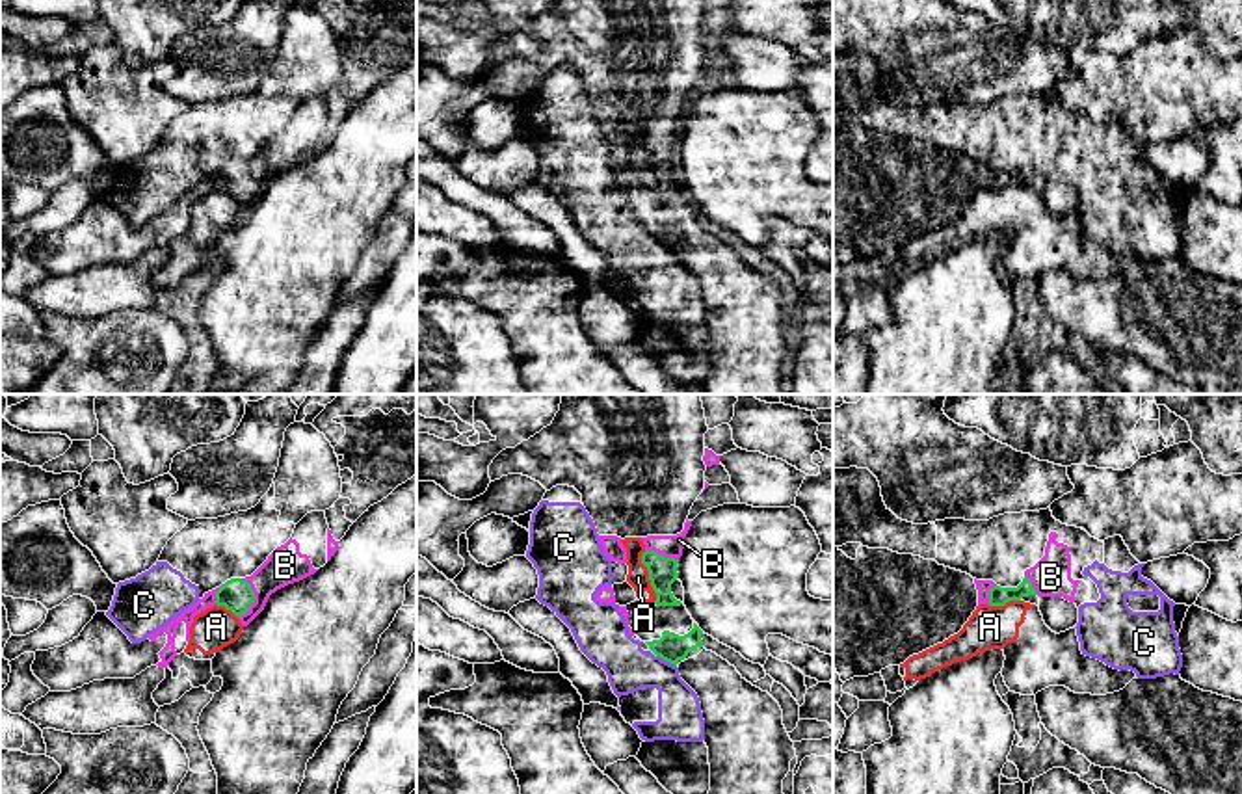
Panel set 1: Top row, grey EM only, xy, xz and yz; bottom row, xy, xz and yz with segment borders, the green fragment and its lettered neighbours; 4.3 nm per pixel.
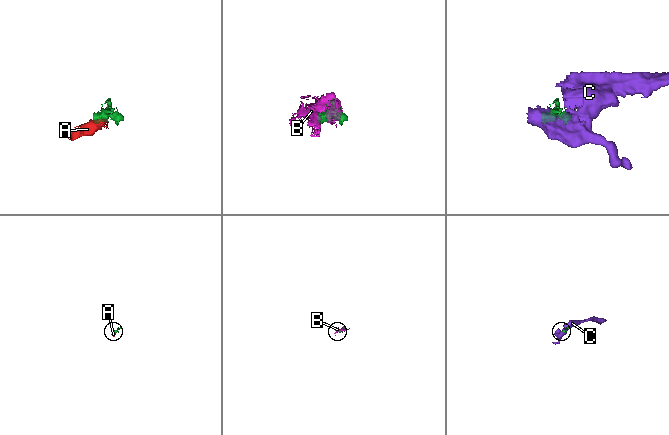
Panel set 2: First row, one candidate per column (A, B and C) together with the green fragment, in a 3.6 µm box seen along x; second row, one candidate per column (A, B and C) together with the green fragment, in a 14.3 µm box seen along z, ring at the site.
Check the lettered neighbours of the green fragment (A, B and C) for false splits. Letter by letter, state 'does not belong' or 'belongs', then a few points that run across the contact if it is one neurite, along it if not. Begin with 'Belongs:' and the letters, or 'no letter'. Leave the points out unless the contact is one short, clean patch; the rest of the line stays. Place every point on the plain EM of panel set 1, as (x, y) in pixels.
Belongs: B
A: does not belong | xz (644, 134), (642, 147), (655, 177), (653, 186)
B: belongs
C: does not belong | xz (657, 238), (675, 250)

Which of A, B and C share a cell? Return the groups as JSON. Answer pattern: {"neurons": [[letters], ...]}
{"neurons": [["A"], ["B"], ["C"]]}

